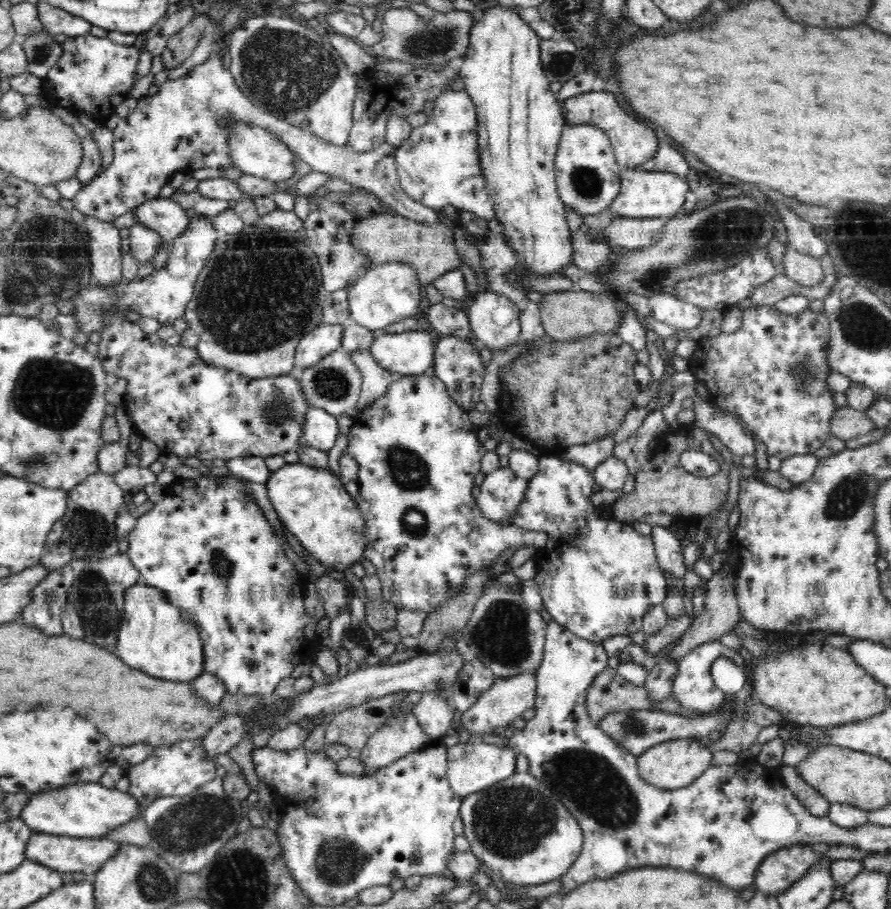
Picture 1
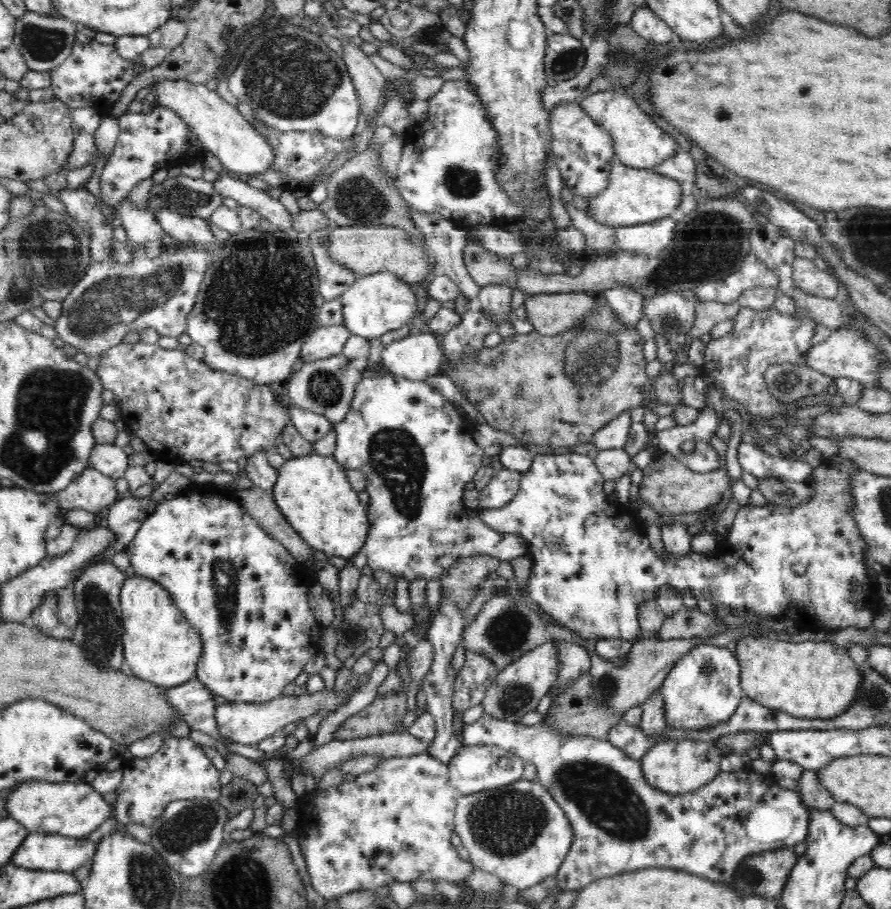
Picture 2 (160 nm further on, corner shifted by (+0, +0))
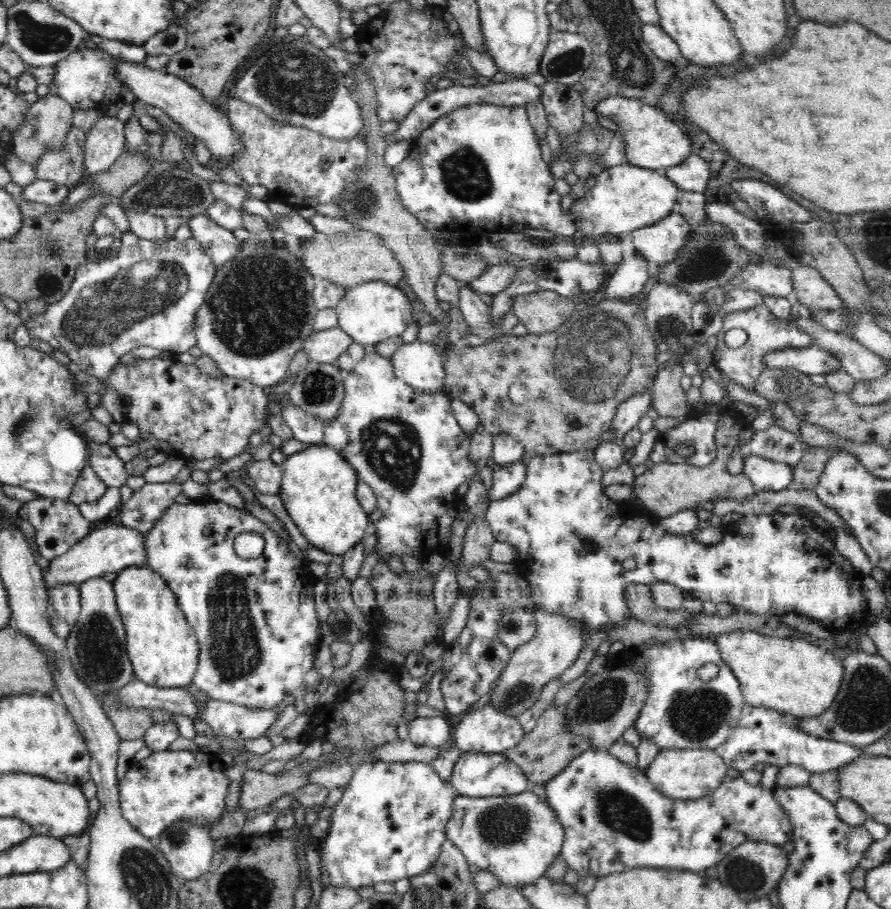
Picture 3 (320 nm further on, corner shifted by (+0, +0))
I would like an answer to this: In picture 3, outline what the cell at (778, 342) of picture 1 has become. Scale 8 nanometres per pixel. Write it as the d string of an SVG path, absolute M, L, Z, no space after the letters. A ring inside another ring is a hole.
M760 304L748 310L736 310L736 312L725 314L723 327L717 333L717 349L713 360L716 368L724 372L728 378L752 391L756 379L765 370L763 356L766 353L791 347L804 348L812 344L812 337L809 334L802 332L788 319L777 318L766 306ZM732 328L742 328L747 332L747 341L735 349L724 343L724 334Z

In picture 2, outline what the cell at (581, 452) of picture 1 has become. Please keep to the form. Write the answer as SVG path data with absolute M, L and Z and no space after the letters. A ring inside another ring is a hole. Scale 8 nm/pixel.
M630 409L613 418L592 438L591 442L597 447L596 452L615 448L624 449L630 435L631 424Z

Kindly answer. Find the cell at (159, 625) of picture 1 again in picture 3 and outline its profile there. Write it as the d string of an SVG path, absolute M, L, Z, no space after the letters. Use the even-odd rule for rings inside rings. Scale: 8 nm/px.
M129 566L118 572L113 589L125 627L127 654L138 680L159 688L191 685L199 662L199 645L168 583L149 566Z

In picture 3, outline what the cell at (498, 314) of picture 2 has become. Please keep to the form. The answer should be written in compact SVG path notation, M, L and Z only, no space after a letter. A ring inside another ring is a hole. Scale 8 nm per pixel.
M510 262L490 265L476 280L469 283L476 292L496 296L514 281L518 267Z

